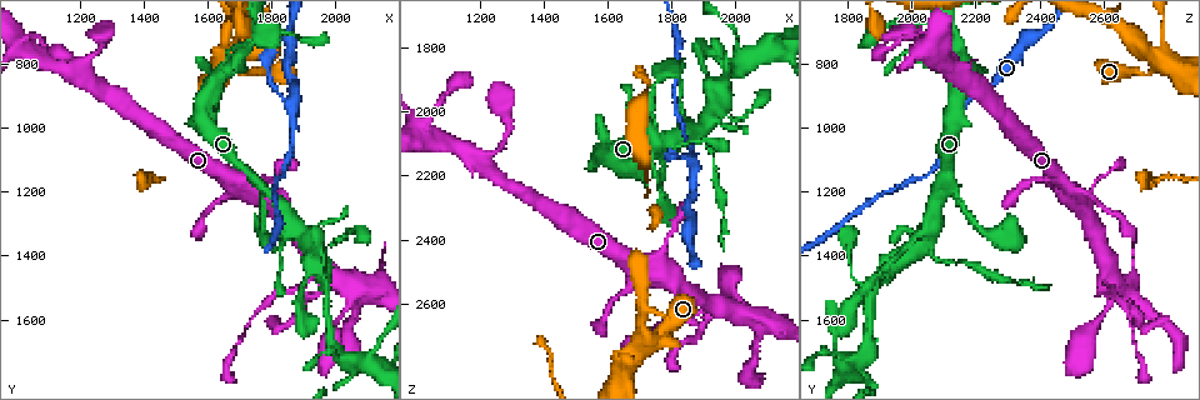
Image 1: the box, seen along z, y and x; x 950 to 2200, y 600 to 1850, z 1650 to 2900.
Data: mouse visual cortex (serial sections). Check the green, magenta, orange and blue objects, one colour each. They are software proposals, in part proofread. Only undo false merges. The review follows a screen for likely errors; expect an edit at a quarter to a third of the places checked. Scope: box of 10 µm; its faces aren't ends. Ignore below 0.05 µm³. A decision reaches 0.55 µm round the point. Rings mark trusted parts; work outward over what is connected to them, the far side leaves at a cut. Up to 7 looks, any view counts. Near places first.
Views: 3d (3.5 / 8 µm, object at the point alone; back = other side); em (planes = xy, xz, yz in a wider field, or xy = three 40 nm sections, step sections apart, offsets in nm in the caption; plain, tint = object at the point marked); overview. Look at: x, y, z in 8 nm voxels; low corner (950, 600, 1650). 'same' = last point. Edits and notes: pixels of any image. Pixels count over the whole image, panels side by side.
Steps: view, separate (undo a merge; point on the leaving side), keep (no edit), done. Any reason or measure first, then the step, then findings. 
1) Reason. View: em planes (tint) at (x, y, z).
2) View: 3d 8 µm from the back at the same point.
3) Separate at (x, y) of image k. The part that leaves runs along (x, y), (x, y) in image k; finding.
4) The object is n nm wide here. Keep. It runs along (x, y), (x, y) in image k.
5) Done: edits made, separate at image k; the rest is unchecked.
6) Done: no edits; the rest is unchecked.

Arms part here. View: 3d 3.5 µm at (1870, 920, 2160).

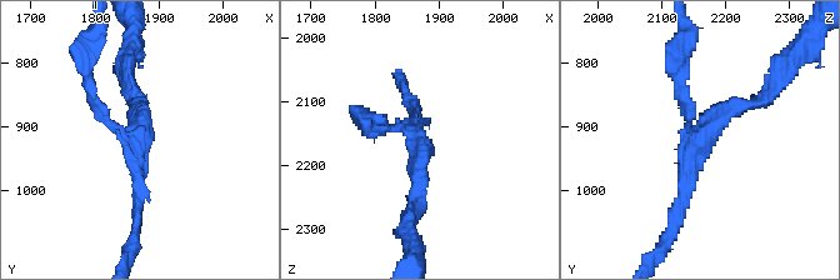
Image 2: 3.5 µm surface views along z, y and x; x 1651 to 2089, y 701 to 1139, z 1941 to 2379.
3 arms meet here; the arms are 150, 150, 200 nm wide; now the EM. View: em xy step 1 (tint) at (1865, 920, 2160).

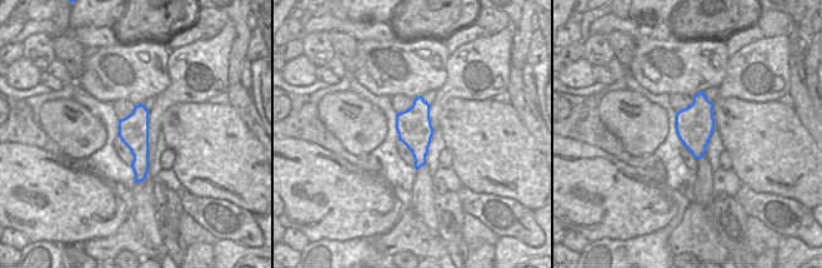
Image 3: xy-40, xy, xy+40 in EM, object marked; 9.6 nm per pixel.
Separate at (689, 105) of image 2. The part that leaves runs along (689, 133), (685, 33) in image 2; two cells meet here.

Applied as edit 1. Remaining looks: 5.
See it whole again. View: overview.

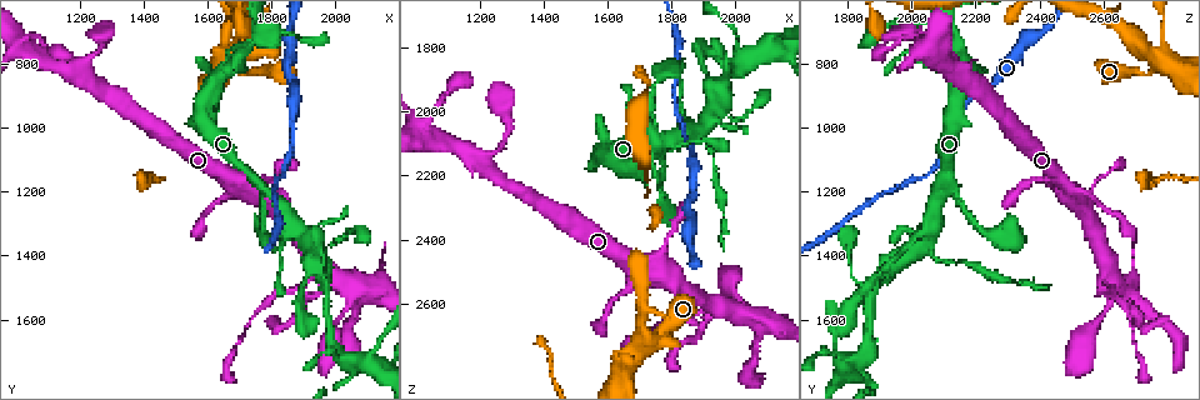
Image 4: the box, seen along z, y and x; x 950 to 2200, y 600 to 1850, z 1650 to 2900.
Side arm on a straight run. View: 3d 3.5 µm at (1930, 1460, 2600).

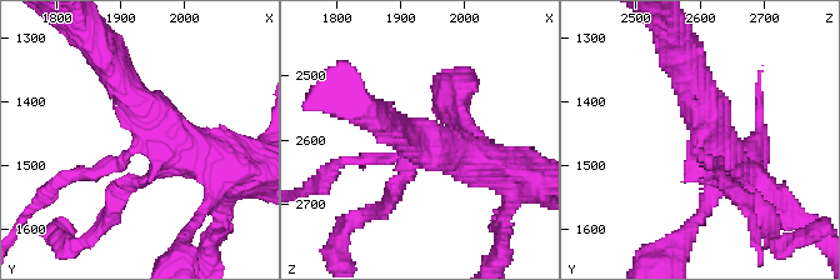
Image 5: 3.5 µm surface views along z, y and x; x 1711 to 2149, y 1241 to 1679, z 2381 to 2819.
Now the EM. View: em planes (plain) at (1935, 1455, 2600).

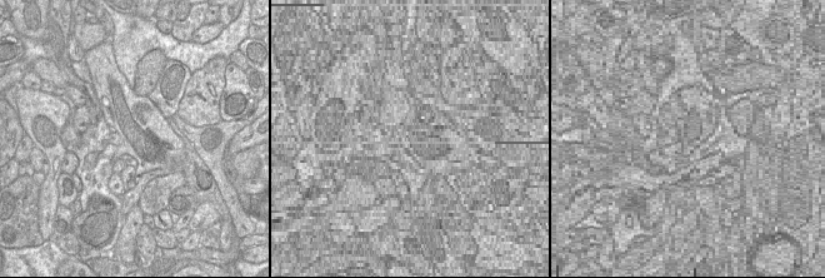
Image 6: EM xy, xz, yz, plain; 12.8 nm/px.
View: em planes (tint) at the same point.

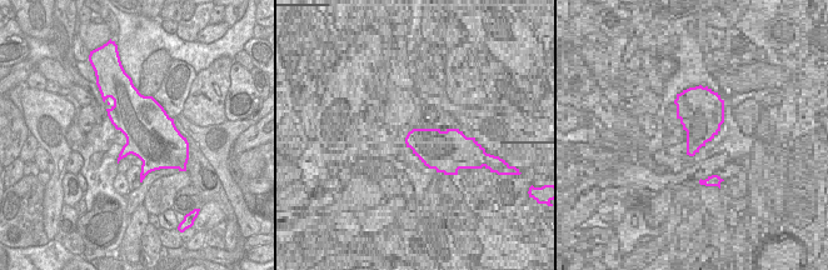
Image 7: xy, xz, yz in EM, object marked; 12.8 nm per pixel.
3 arms meet here. Keep. It runs along (101, 51), (144, 118), (209, 163) in image 5; continuous, no second cell.

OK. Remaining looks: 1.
View: 3d 3.5 µm at (1900, 1420, 2090).

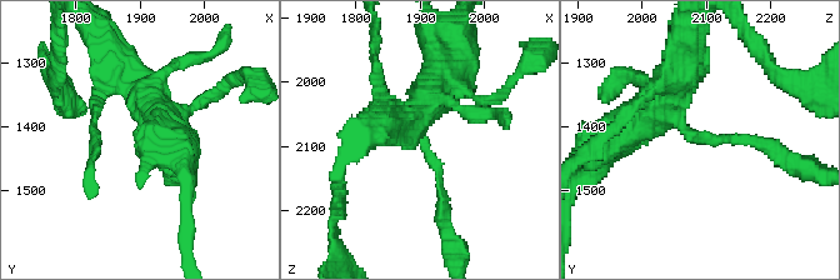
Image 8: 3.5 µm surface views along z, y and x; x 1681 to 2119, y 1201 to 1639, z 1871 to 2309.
Separate at (438, 168) of image 8. The part that leaves runs along (681, 128), (788, 158) in image 8; two cells meet here.

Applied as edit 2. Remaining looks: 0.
Done: edits made, separate at image 2, separate at image 8; the rest is unchecked.

